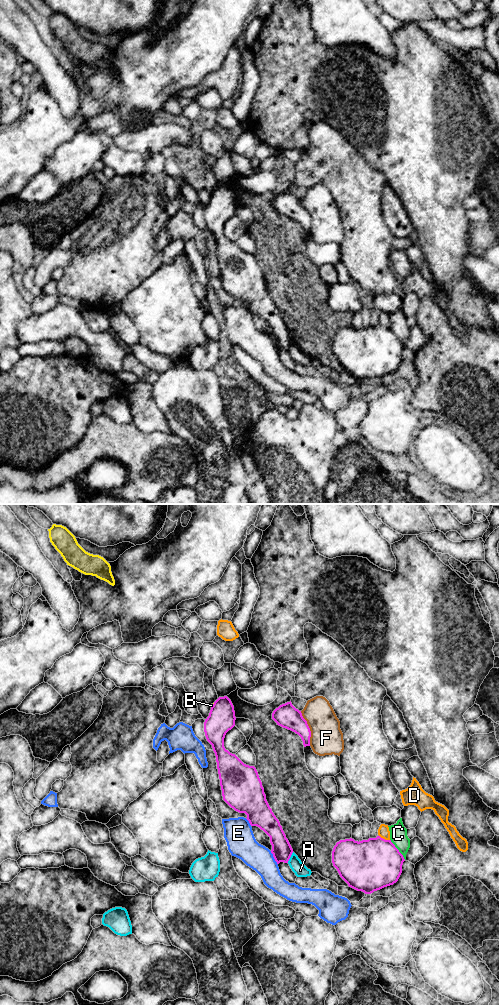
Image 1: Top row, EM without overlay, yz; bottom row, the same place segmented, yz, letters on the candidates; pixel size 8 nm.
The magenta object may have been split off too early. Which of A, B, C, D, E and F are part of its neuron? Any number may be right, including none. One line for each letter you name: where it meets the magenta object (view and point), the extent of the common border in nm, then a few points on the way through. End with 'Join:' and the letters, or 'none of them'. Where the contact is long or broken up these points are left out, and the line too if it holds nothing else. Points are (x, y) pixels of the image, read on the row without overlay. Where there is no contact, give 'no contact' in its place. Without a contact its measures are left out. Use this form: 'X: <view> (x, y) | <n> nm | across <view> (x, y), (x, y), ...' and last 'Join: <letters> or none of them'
Join: none of them

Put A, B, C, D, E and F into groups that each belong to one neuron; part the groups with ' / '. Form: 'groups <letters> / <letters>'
groups A / B / C / D / E / F

